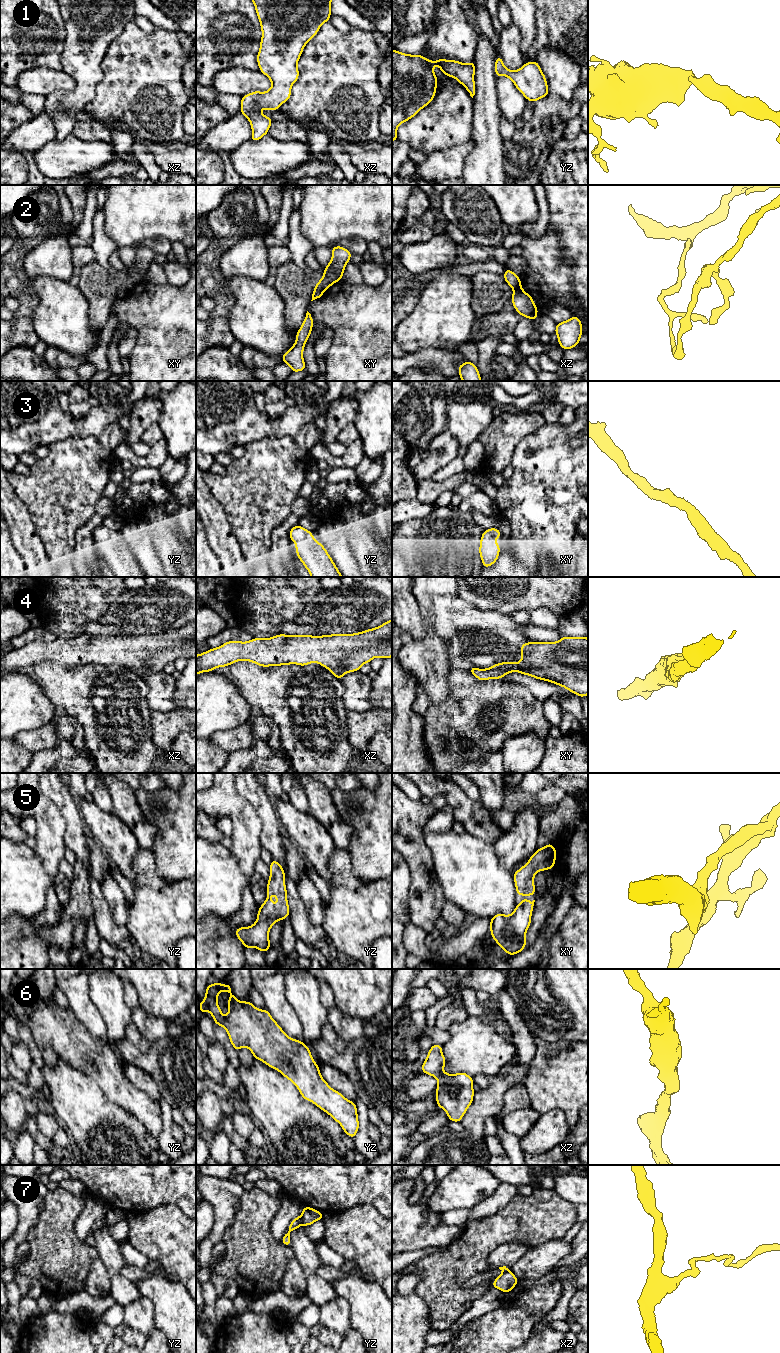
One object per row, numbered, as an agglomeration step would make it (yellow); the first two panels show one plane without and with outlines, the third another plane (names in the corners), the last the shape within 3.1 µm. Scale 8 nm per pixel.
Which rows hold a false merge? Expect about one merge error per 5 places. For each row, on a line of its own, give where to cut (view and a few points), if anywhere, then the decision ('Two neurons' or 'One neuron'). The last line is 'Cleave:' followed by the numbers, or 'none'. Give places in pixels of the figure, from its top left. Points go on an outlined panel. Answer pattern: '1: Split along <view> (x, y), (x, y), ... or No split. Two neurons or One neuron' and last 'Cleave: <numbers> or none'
1: No split. One neuron
2: Split along xy (316, 284), (323, 291). Two neurons
3: No split. One neuron
4: No split. One neuron
5: No split. One neuron
6: No split. One neuron
7: Split along yz (301, 1215), (303, 1223). Two neurons
Cleave: 2, 7

